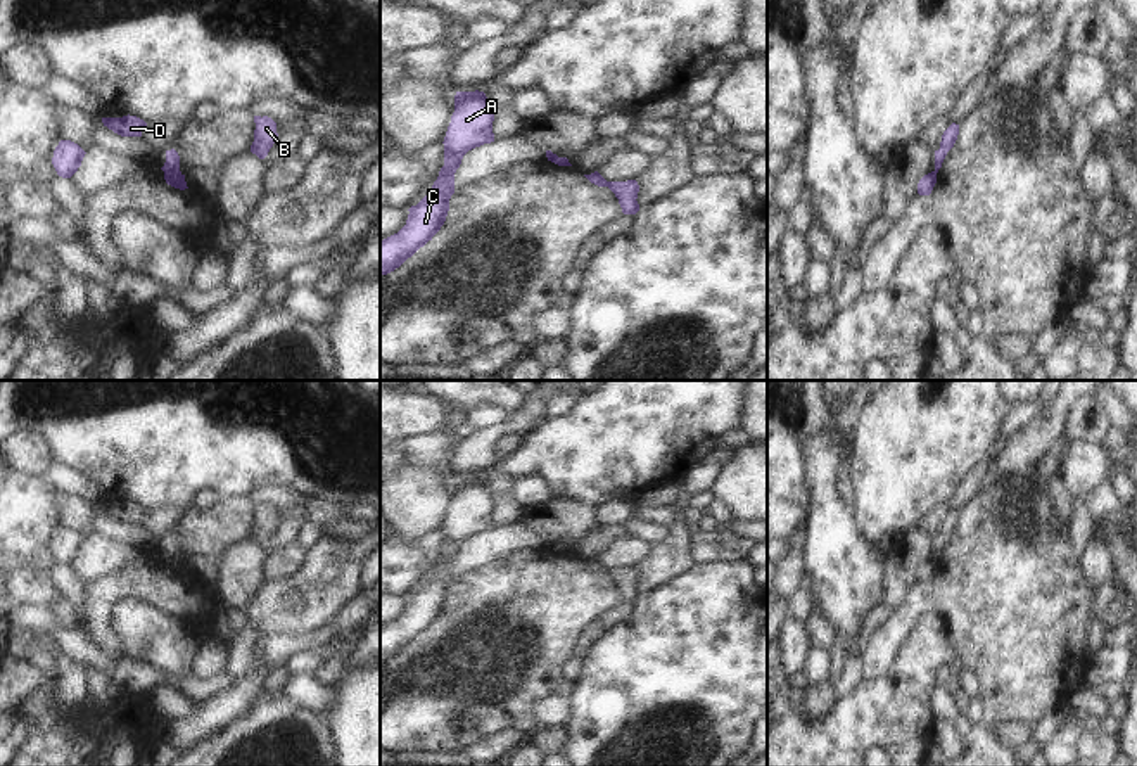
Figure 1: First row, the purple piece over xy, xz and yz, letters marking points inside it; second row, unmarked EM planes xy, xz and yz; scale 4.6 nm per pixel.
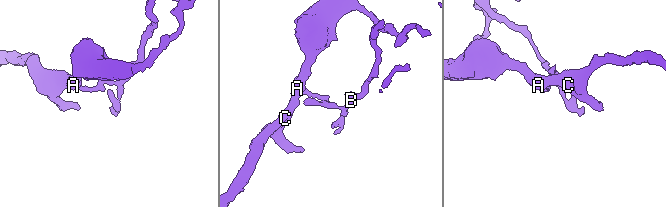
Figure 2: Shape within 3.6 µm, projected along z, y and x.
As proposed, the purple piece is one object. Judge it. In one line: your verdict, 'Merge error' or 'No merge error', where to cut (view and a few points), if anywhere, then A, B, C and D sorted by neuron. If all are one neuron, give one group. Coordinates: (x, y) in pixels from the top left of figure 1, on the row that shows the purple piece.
Merge error. Split along xy (165, 172), (180, 173). Groups: A C / B D

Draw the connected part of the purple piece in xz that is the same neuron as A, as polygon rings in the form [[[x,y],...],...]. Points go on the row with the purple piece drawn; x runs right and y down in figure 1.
[[[456,92],[454,112],[444,137],[444,166],[432,190],[408,211],[406,225],[380,240],[380,277],[399,268],[441,230],[454,194],[454,173],[463,156],[484,144],[494,142],[494,107],[484,92]]]

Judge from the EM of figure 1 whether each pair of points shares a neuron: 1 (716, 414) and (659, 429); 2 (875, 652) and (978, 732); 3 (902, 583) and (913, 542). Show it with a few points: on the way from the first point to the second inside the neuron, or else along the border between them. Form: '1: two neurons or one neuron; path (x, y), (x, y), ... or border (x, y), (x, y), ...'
1: one neuron; path (702, 414), (673, 417)
2: two neurons; border (975, 716), (990, 728)
3: one neuron; path (902, 573), (902, 564), (911, 552)

